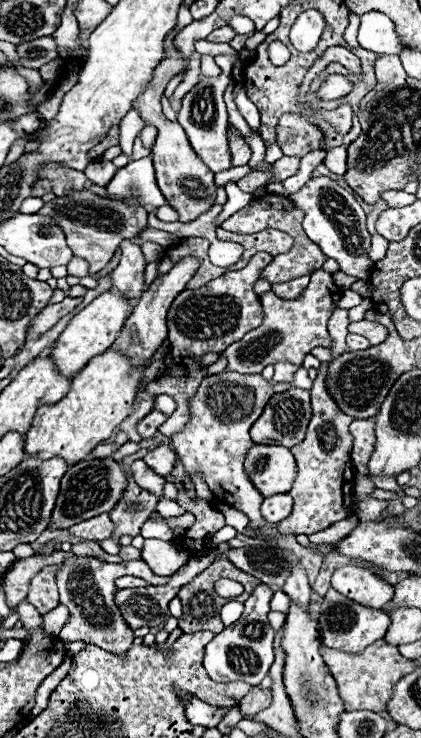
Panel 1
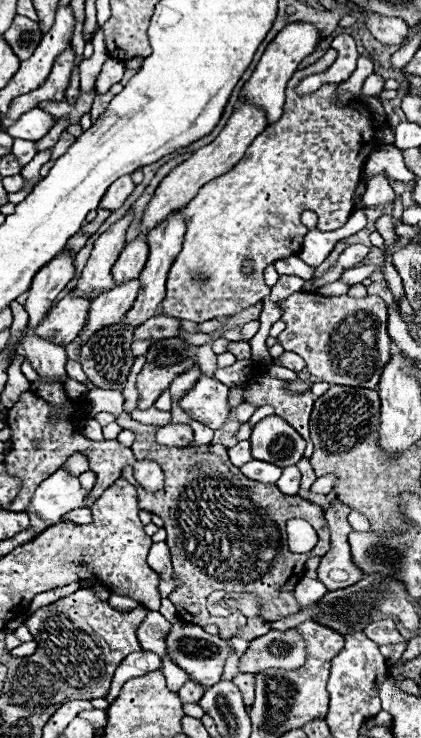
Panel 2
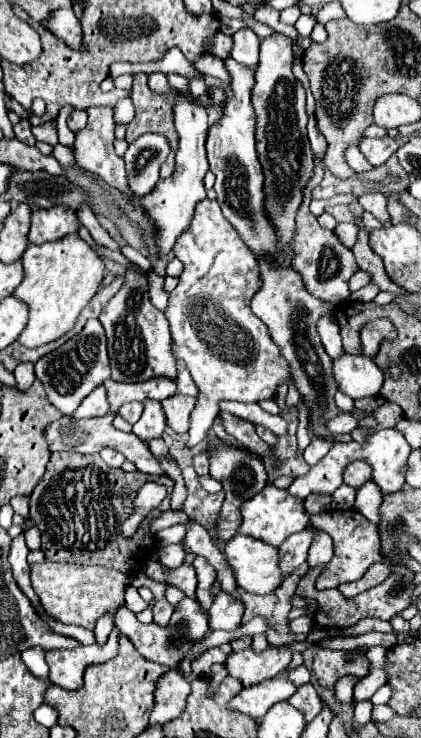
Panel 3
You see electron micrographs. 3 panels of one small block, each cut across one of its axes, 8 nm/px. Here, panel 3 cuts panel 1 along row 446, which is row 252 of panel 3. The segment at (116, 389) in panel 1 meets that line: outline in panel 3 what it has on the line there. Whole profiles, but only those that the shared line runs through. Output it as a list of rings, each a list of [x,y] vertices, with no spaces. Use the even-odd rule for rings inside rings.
[[[72,234],[52,244],[30,244],[22,256],[22,266],[24,280],[16,286],[12,296],[28,306],[30,316],[18,342],[26,348],[38,348],[62,338],[74,328],[82,308],[100,290],[104,262],[84,240],[80,240],[78,234]]]

